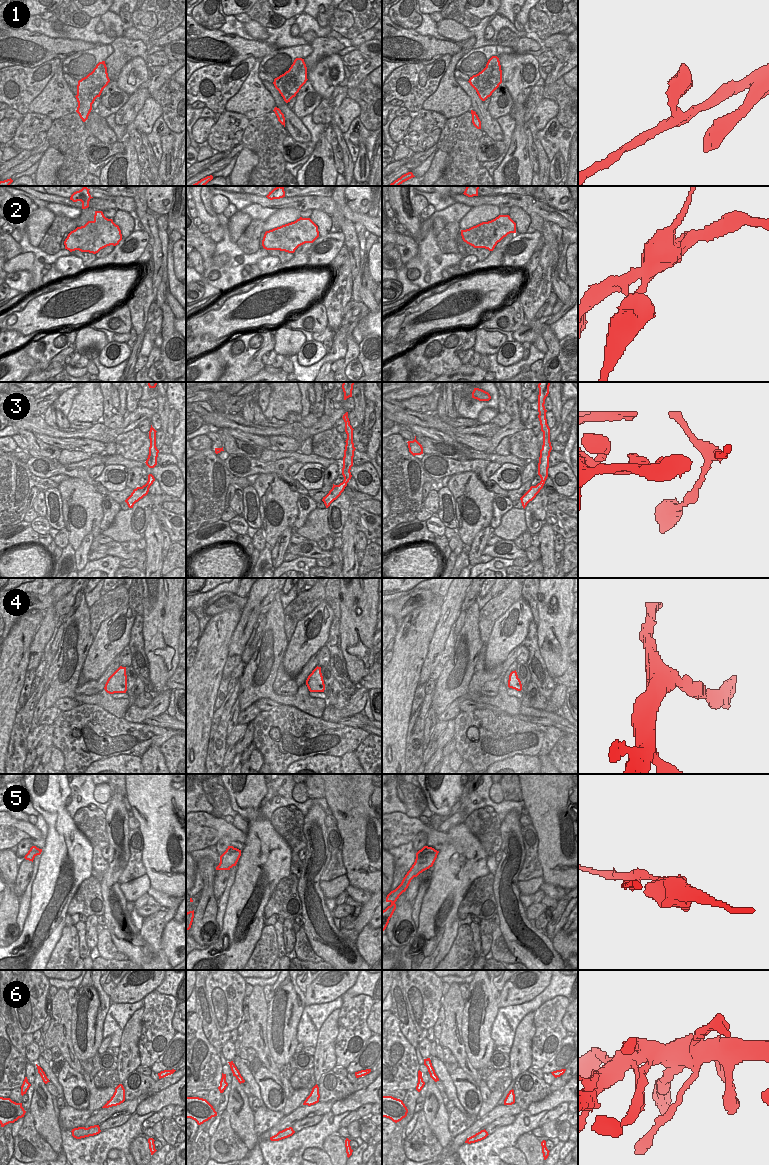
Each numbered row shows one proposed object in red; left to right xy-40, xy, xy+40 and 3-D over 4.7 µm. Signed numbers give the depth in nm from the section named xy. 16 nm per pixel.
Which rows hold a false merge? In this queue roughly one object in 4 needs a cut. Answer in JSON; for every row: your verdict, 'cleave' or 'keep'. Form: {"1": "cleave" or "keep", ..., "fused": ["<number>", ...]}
{"1": "keep", "2": "cleave", "3": "keep", "4": "keep", "5": "cleave", "6": "keep", "fused": ["2", "5"]}

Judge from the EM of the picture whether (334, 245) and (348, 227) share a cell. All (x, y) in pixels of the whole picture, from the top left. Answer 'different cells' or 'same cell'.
different cells

